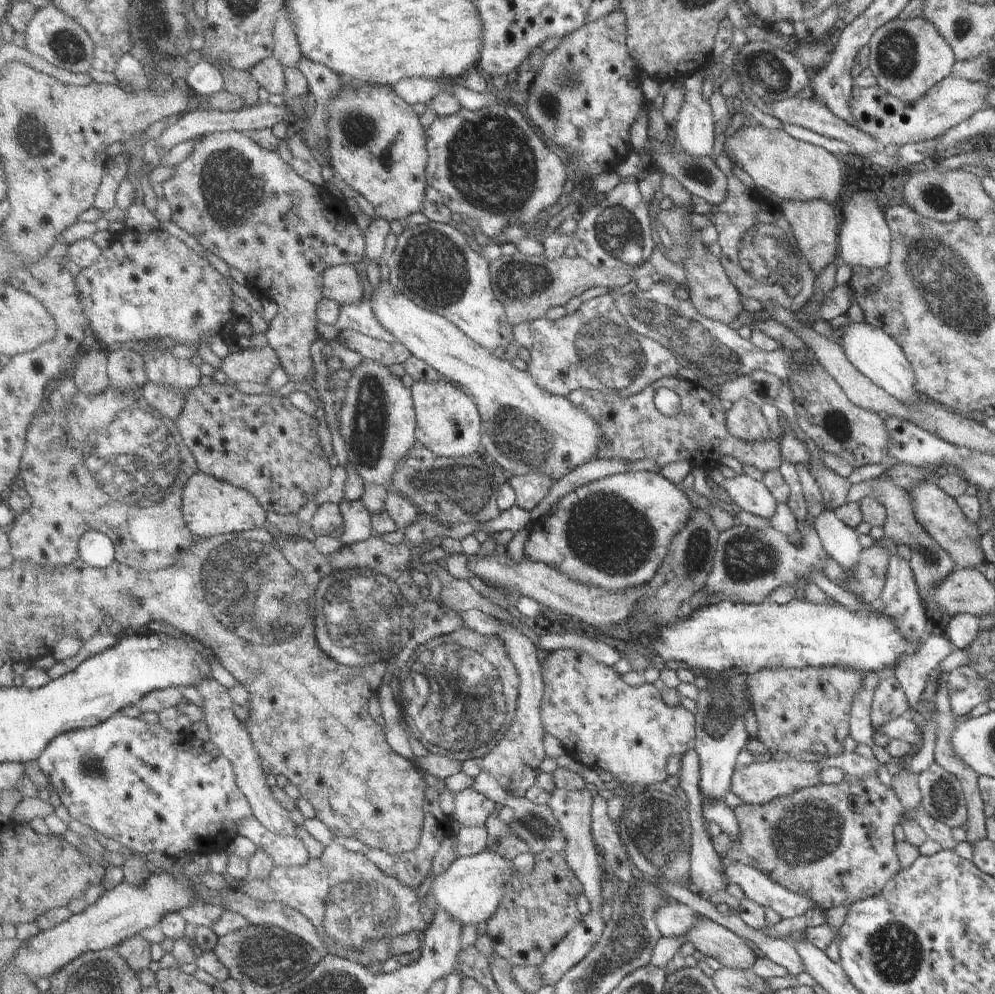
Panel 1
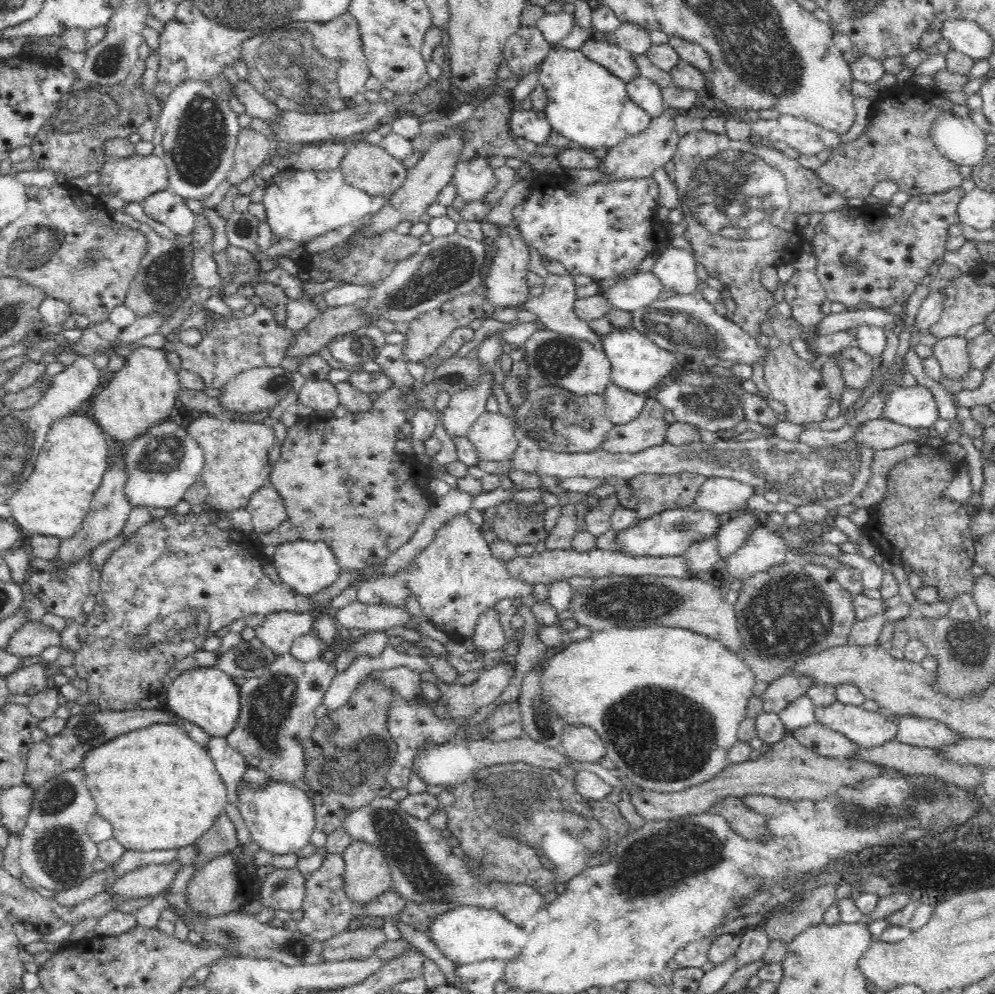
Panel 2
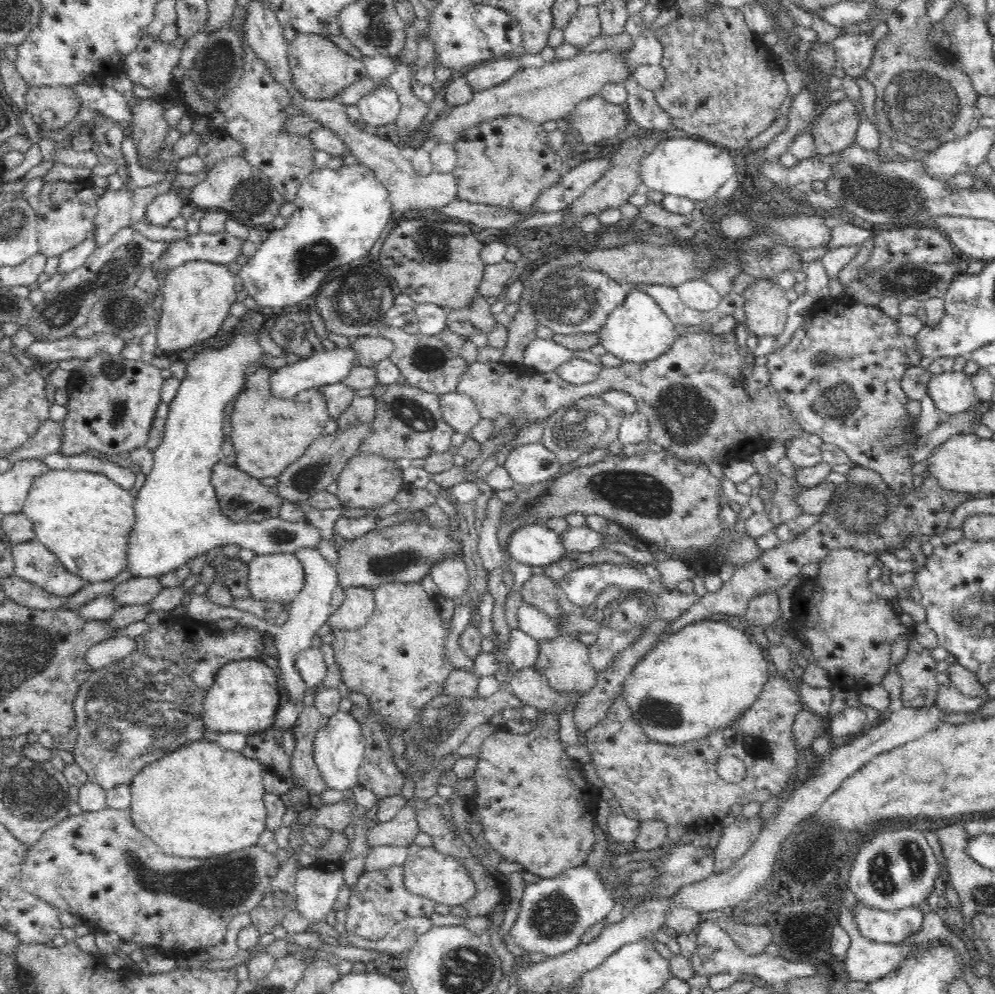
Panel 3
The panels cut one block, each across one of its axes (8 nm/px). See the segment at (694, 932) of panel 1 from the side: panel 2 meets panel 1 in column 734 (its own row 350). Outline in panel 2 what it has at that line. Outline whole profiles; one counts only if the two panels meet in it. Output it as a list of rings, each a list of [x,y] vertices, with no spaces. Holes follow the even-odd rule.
[[[946,336],[942,340],[938,339],[933,349],[944,376],[961,382],[970,372],[972,365],[964,336]]]

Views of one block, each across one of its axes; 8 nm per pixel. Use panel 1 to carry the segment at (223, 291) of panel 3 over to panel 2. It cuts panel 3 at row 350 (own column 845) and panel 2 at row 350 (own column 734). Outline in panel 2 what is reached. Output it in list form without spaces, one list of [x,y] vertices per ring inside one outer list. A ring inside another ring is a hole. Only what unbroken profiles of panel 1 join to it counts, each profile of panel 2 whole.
[[[134,348],[133,352],[127,355],[127,361],[121,370],[109,379],[104,392],[100,391],[94,398],[92,410],[95,421],[106,434],[114,436],[116,440],[132,440],[157,425],[160,420],[164,422],[164,418],[169,418],[180,388],[178,373],[168,362],[163,348]]]

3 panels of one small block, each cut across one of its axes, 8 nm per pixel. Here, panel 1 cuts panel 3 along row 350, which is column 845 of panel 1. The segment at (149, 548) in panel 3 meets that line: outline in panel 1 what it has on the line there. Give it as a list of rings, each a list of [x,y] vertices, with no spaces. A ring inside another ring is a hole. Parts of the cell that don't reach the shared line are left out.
[[[872,191],[853,192],[837,209],[839,213],[840,255],[838,259],[850,266],[882,268],[891,261],[891,232],[884,216],[884,209],[878,203],[878,195]]]

